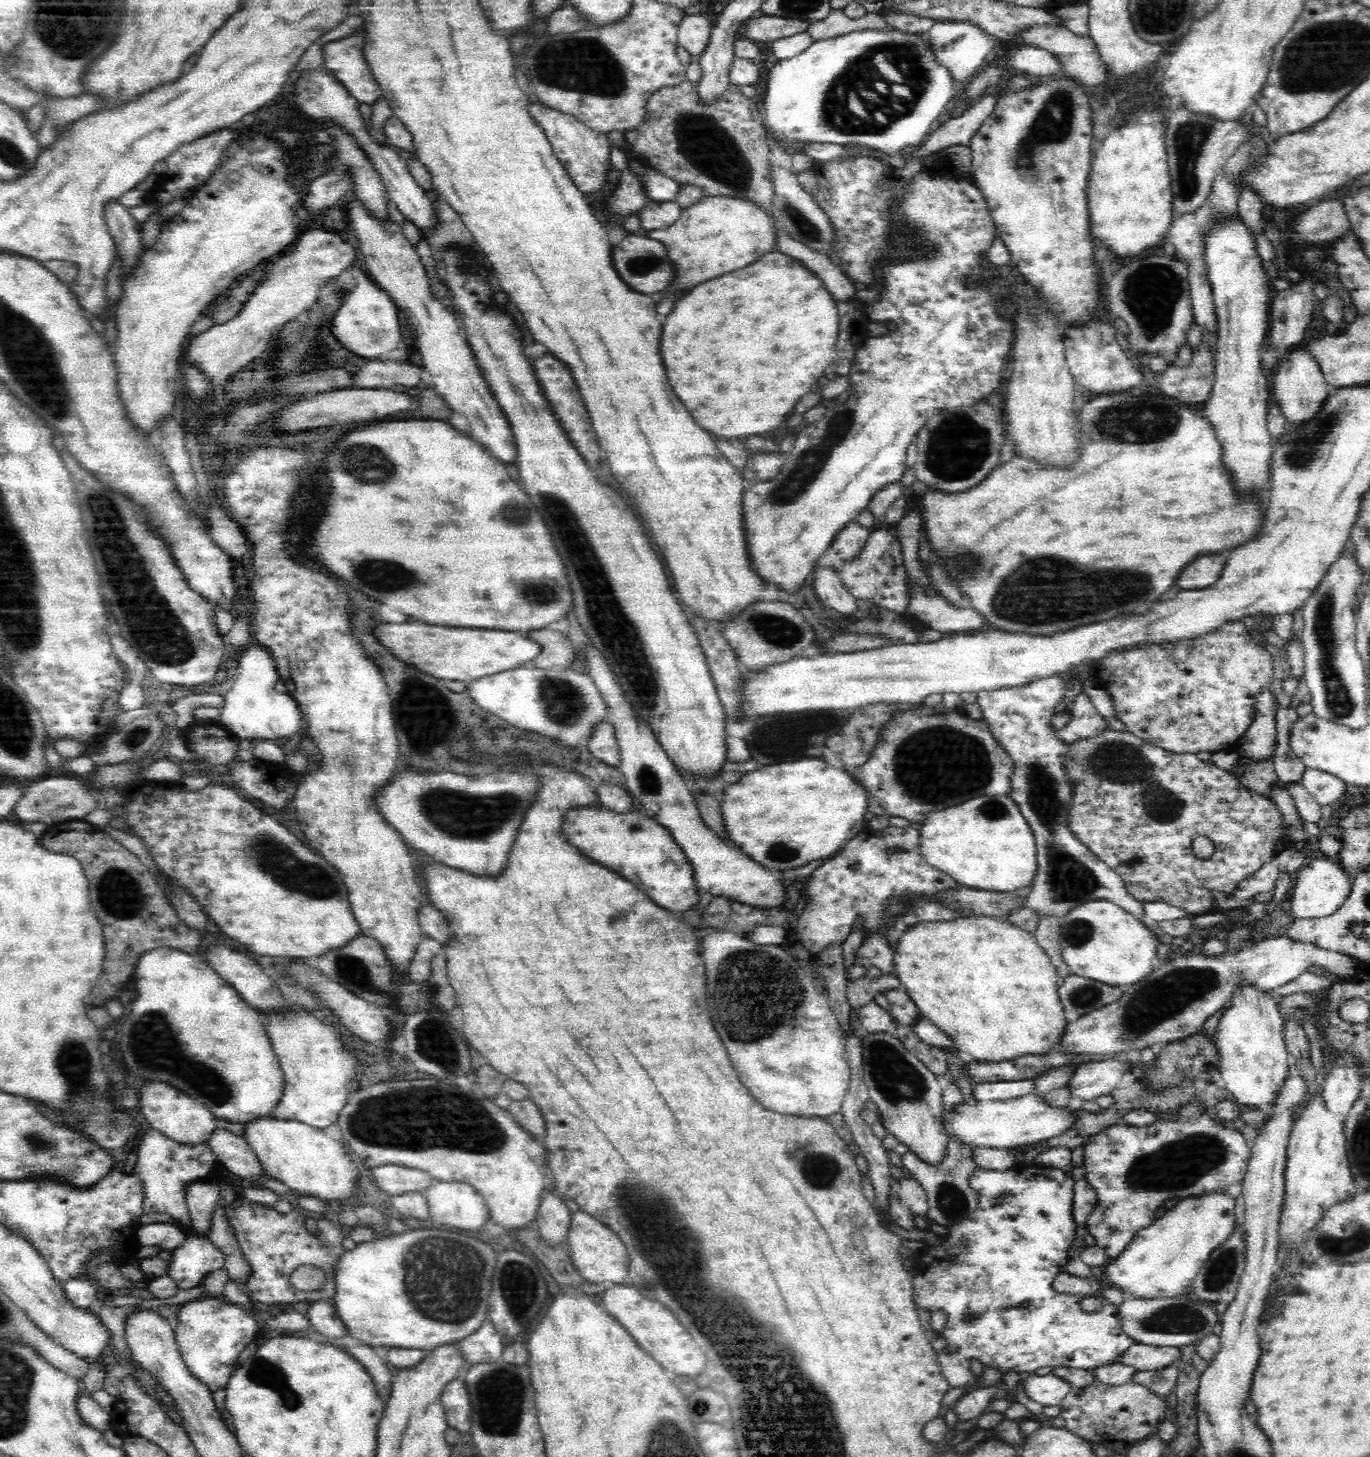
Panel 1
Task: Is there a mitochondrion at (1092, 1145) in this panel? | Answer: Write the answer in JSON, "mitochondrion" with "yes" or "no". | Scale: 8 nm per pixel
{"mitochondrion":"no"}

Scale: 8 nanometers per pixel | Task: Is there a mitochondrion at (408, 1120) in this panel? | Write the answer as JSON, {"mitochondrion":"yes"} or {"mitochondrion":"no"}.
{"mitochondrion":"yes"}

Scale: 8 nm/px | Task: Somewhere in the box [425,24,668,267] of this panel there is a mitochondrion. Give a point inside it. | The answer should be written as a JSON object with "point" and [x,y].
{"point":[580,65]}

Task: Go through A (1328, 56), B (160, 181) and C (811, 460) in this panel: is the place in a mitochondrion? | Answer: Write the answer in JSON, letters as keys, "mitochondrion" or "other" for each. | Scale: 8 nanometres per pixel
{"A":"mitochondrion","B":"other","C":"mitochondrion"}

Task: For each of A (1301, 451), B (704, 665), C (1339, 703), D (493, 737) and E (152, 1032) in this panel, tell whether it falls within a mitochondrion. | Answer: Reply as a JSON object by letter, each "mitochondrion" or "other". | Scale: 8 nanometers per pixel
{"A":"mitochondrion","B":"other","C":"mitochondrion","D":"other","E":"mitochondrion"}

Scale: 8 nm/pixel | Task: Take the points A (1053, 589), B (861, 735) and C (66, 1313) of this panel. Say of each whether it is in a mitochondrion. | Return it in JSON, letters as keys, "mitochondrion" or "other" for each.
{"A":"mitochondrion","B":"mitochondrion","C":"other"}

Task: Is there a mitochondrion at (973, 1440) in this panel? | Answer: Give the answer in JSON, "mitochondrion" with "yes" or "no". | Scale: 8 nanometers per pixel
{"mitochondrion":"no"}

